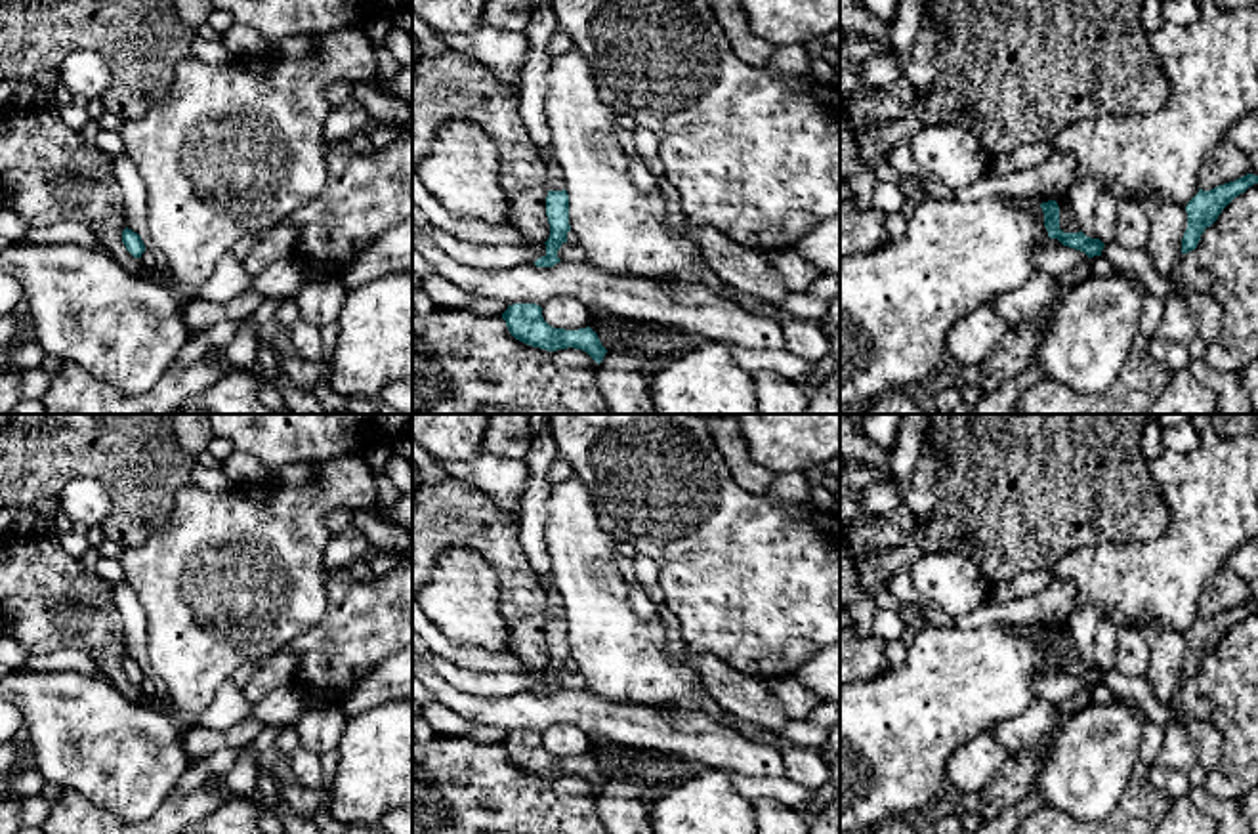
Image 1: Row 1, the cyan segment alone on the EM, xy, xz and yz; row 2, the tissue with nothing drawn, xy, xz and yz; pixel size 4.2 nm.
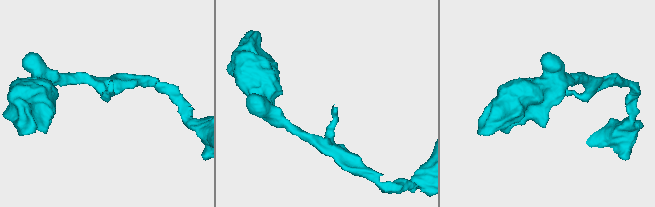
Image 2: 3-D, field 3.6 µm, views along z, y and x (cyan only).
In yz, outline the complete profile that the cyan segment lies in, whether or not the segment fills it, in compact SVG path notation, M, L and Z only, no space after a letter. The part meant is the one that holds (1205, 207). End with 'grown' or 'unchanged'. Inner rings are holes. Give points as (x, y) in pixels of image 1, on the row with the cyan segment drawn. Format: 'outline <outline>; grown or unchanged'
outline M1247 174L1235 181L1218 185L1210 191L1199 189L1199 193L1187 202L1187 229L1182 239L1182 254L1197 248L1201 235L1210 227L1222 210L1248 187L1258 183L1258 176Z; unchanged

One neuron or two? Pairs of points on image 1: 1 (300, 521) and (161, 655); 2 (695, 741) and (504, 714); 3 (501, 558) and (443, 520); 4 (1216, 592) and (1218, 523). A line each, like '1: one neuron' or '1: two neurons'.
1: one neuron
2: one neuron
3: one neuron
4: two neurons

